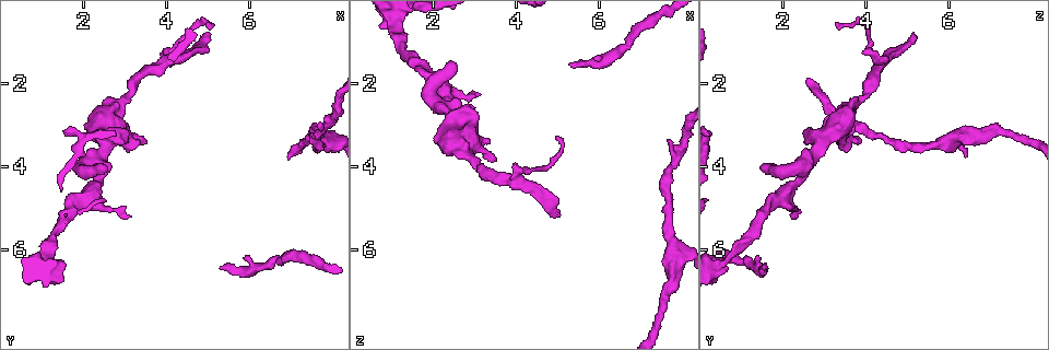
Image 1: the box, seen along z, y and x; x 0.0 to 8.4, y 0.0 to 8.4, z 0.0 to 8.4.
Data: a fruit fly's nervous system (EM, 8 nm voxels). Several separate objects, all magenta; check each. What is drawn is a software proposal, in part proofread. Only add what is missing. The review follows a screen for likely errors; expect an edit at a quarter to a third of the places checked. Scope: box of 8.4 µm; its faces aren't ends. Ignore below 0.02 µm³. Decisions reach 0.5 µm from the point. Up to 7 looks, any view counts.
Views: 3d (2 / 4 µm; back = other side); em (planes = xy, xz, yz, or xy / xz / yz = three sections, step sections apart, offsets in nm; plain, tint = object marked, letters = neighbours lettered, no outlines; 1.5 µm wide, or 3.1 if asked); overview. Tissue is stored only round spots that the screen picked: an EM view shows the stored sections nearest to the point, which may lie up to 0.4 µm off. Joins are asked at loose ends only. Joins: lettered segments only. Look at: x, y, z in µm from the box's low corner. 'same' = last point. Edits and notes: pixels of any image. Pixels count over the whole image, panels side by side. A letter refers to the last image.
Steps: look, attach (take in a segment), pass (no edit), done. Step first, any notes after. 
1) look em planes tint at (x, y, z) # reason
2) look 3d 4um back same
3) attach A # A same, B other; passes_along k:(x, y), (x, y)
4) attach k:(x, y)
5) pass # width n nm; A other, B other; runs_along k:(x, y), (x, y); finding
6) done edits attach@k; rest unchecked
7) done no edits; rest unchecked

look em xz step 8 plain at (4.95, 0.75, 5.20) # branch stops here

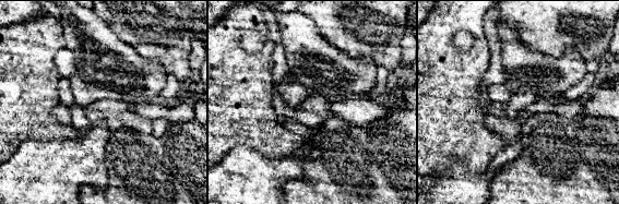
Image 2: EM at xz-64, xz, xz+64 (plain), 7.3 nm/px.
look em xz step 8 letters same # see the neighbours

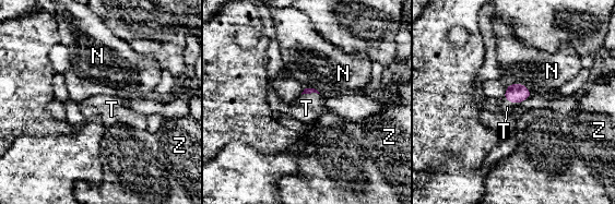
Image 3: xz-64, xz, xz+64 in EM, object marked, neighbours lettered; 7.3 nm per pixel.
attach 3:(306, 108) # N other, T same, Z other; passes_along 3:(307, 91), (310, 93), (306, 108); it goes on there

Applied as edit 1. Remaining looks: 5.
look overview # redraw

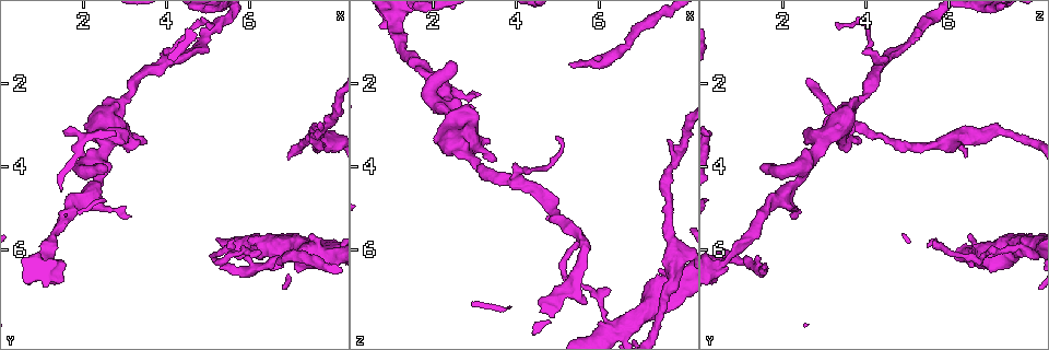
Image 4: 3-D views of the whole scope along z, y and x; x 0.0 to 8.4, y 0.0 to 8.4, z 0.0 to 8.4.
look 3d 2um at (3.10, 5.15, 2.25) # free end

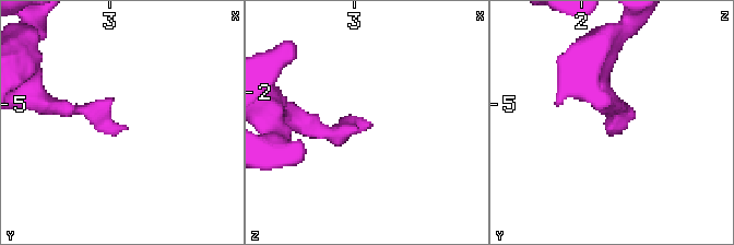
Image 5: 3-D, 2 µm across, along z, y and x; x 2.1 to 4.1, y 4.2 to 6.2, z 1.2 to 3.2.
look em yz step 4 letters at (3.12, 5.20, 2.28) # need the tissue

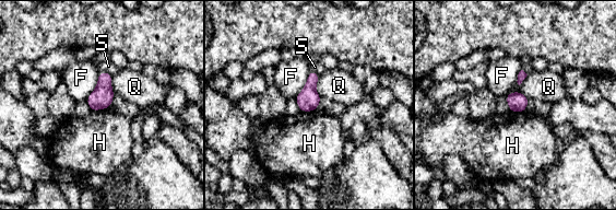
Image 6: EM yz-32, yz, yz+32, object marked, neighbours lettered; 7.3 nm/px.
look em planes letters same # cut it another way

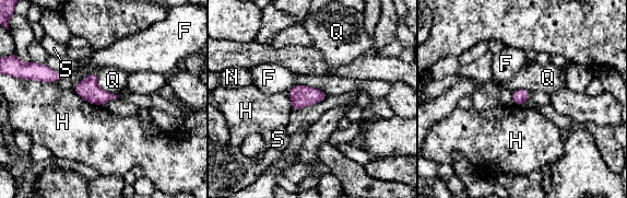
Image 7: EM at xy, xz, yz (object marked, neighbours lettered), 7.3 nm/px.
pass # F other, H other, N other, Q other, S other; border 7:(97, 73), (97, 84), (117, 95); none of them fits

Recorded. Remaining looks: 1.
done edits attach@3; rest unchecked

